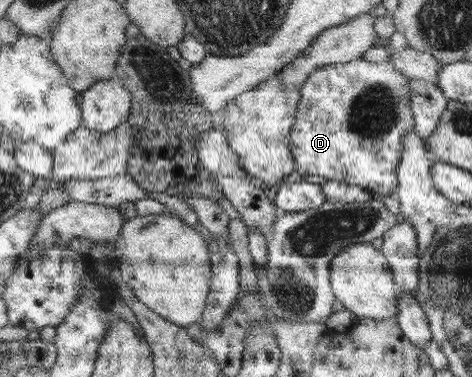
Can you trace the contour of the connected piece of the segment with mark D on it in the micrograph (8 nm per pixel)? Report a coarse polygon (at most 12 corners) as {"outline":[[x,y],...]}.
{"outline":[[391,61],[301,87],[300,175],[395,197],[412,80]]}

